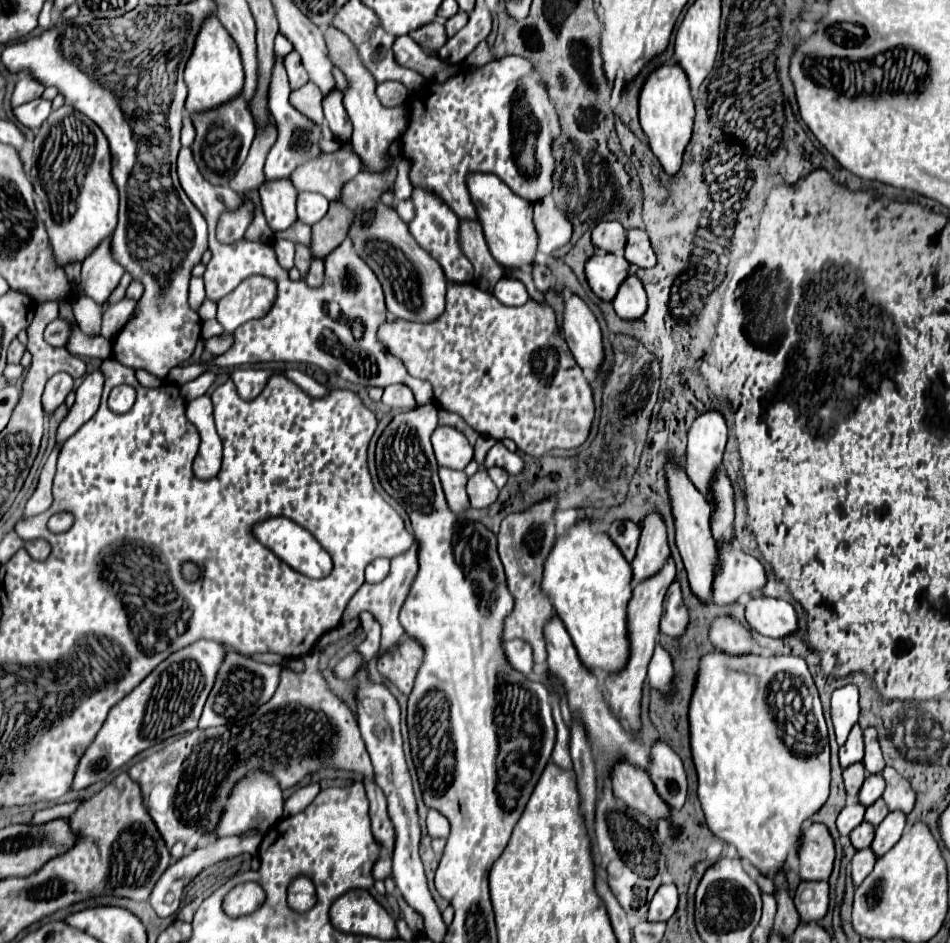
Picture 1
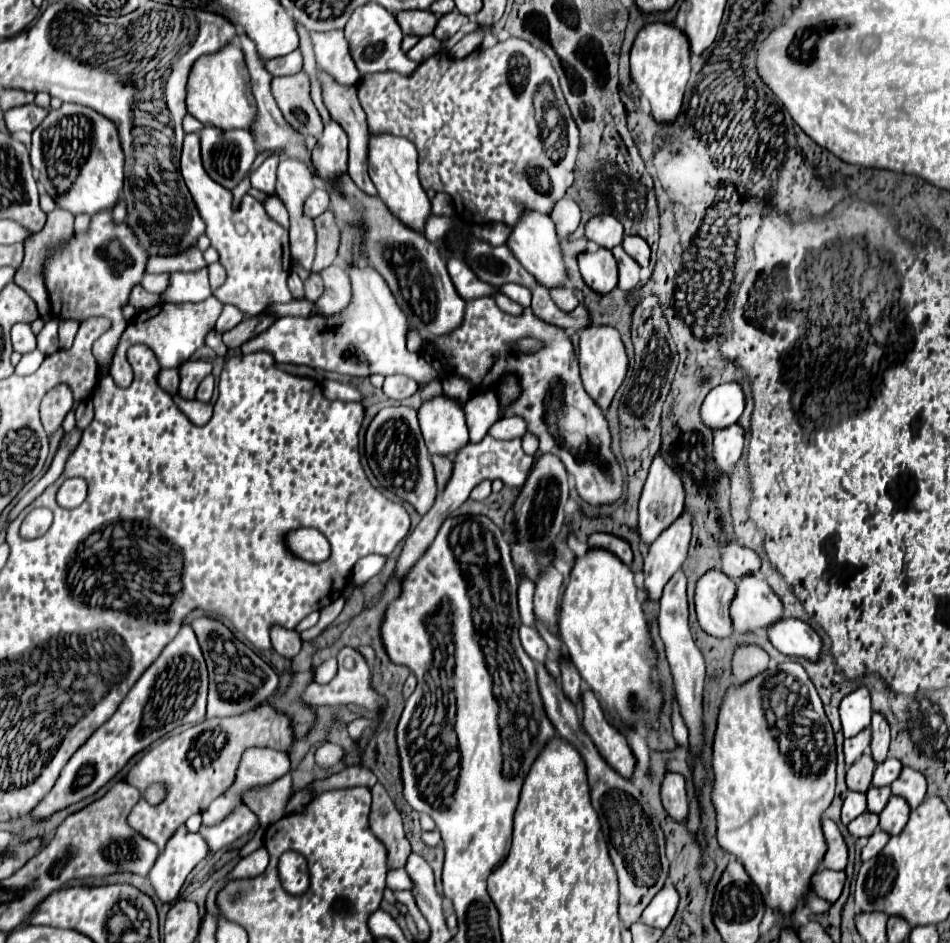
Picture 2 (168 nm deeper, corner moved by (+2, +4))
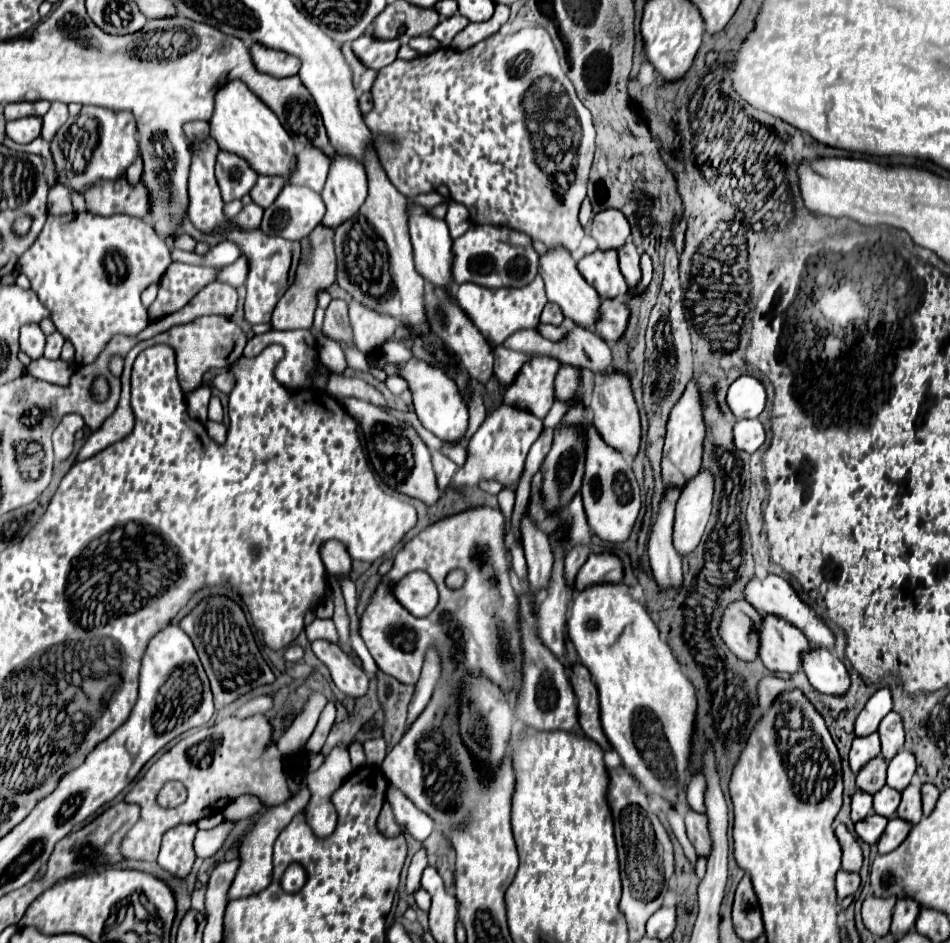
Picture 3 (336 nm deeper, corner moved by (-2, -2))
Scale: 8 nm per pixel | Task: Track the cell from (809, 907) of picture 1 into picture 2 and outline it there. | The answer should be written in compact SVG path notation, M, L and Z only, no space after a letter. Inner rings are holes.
M822 870L822 872L816 872L810 880L810 890L818 896L818 898L824 898L826 902L836 902L840 892L842 892L842 886L844 886L844 880L846 880L846 874L844 870L840 872L834 872L834 870Z

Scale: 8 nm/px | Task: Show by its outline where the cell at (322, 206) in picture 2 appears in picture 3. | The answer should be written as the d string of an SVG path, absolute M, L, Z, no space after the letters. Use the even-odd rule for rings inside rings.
M286 184L272 206L264 210L260 228L268 236L302 240L320 224L322 216L324 202L316 192L304 186Z

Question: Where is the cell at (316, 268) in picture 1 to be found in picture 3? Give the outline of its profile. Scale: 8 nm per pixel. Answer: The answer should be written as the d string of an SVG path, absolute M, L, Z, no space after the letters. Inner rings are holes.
M354 300L350 302L350 322L354 328L354 338L356 346L362 352L370 352L380 348L390 336L394 336L398 322L390 316L376 314L374 310L356 304Z

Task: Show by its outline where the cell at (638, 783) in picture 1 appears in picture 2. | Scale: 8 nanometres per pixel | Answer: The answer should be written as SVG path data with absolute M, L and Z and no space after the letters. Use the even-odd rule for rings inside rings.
M584 690L582 704L584 704L582 726L584 726L586 734L592 738L592 742L596 744L600 756L622 778L632 780L634 770L636 770L636 758L634 758L624 734L612 722L608 722L606 714L592 690Z

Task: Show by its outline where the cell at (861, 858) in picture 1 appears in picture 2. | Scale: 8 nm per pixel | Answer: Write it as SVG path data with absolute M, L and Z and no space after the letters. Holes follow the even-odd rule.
M876 830L870 838L868 838L868 842L866 842L866 846L862 848L862 862L866 862L866 860L870 860L870 858L874 858L884 846L886 846L886 842L888 842L888 834L886 832L882 832L882 830Z

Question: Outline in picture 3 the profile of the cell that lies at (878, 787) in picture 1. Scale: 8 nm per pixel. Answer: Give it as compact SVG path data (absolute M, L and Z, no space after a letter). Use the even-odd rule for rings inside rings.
M900 750L888 766L888 786L902 792L916 774L916 758L908 750Z

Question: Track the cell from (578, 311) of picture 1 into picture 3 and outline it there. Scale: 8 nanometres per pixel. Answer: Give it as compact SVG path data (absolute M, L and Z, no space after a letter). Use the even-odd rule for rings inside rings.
M616 370L604 372L598 378L596 386L594 386L590 408L594 410L594 428L598 430L598 434L602 436L602 440L610 448L622 452L628 462L632 462L638 456L638 450L640 450L642 426L640 426L640 414L638 414L638 406L634 402L632 390L630 390L628 376L616 372Z

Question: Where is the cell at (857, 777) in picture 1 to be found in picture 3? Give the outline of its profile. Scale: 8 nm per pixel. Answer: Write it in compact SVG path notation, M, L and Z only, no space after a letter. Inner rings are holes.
M876 756L874 760L870 760L856 778L858 788L868 794L876 794L886 784L886 768L888 768L888 762L882 756Z

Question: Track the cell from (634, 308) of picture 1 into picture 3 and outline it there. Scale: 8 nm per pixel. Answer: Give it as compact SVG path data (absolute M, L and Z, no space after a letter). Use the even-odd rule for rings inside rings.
M628 240L620 250L618 250L618 256L620 256L620 270L628 282L628 286L636 286L640 282L640 250L632 244L632 240Z

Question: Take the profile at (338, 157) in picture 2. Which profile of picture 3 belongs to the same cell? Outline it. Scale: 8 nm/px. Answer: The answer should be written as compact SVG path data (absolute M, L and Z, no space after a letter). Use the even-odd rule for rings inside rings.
M328 150L328 154L332 156L332 168L320 194L326 206L326 214L320 224L334 230L360 210L368 194L368 180L364 166L356 164L354 158L348 160L332 150Z

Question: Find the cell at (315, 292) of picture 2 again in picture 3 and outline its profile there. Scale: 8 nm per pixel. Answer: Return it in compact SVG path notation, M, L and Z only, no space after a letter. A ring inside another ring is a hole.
M332 300L324 318L324 336L334 342L356 346L352 340L352 326L348 324L348 304L344 300Z

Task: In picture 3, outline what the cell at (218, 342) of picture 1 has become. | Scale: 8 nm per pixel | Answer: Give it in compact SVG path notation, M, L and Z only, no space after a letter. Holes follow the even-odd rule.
M318 226L308 236L312 244L312 256L308 256L308 264L300 264L296 278L292 286L286 290L286 294L280 298L274 314L272 314L272 326L274 330L294 330L294 328L310 328L312 316L318 306L318 292L326 290L336 280L336 256L334 256L334 232L330 228Z

